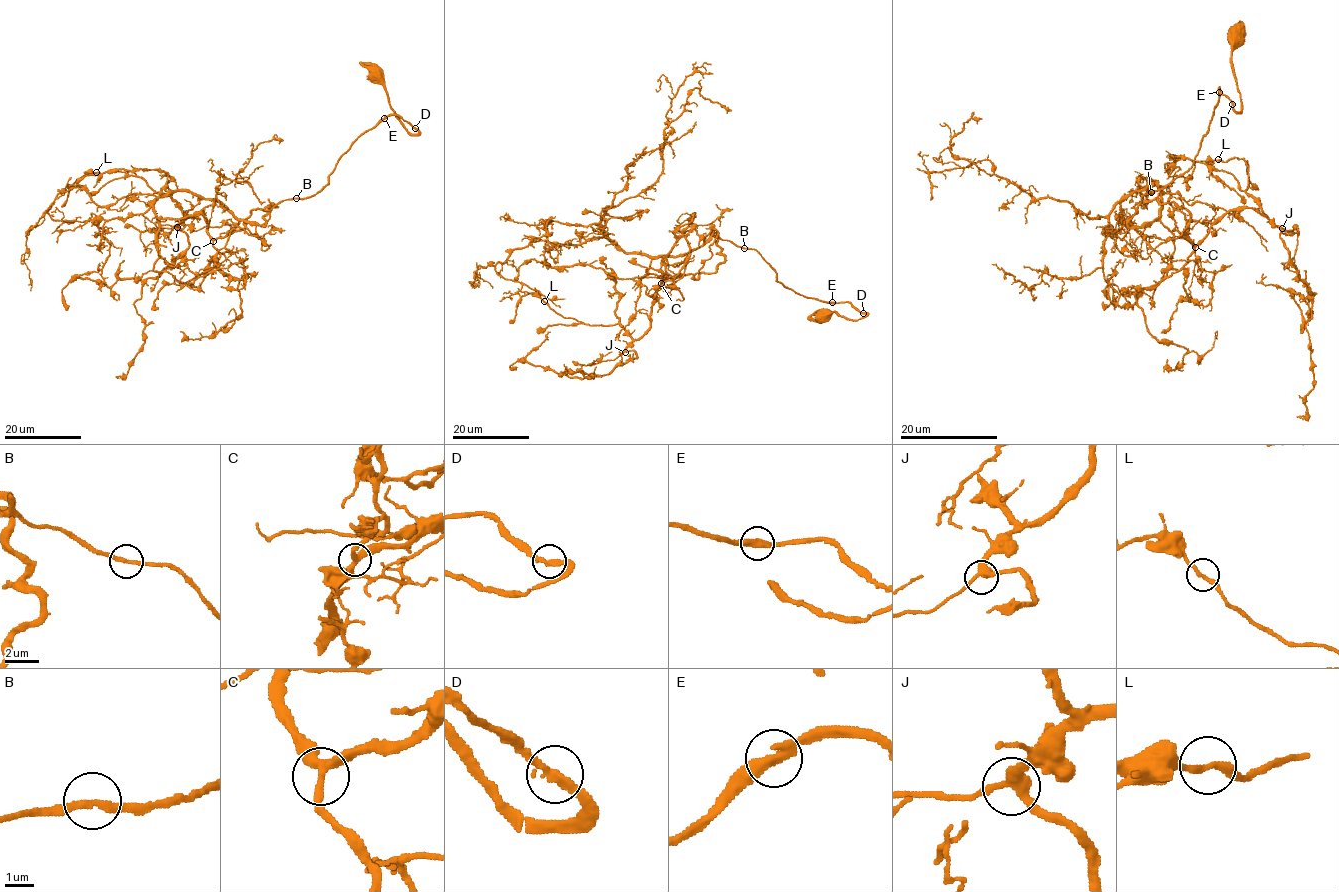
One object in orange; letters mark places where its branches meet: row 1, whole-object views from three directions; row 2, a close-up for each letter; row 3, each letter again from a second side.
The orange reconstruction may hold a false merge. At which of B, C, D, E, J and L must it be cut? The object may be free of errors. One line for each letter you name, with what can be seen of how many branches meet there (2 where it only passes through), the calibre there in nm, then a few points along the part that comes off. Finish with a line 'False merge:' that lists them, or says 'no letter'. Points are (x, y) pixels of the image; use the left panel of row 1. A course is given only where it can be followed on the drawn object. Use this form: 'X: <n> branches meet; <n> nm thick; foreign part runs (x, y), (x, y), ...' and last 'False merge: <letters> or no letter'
False merge: no letter

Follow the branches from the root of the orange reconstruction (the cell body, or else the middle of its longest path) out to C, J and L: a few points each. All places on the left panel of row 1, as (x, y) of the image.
C: (375, 75), (395, 117), (418, 132), (385, 116), (318, 193), (253, 209), (242, 229), (213, 241)
J: (375, 75), (416, 134), (387, 115), (318, 193), (253, 209), (214, 239), (202, 210), (177, 227)
L: (375, 75), (418, 132), (385, 116), (318, 193), (253, 209), (224, 236), (132, 172), (97, 172)

